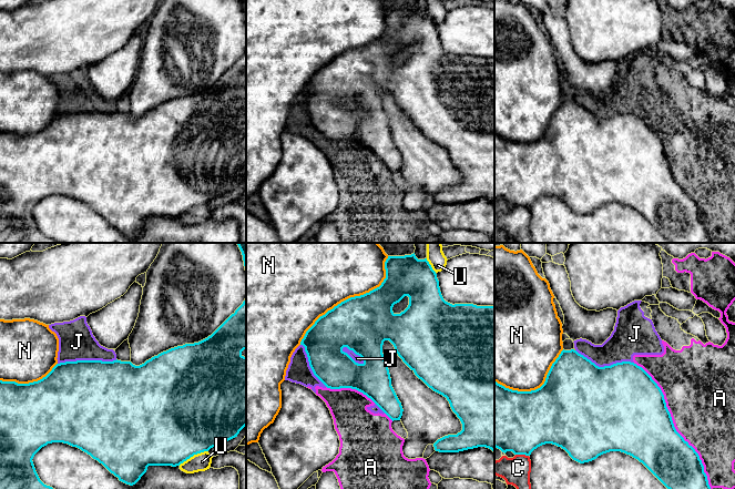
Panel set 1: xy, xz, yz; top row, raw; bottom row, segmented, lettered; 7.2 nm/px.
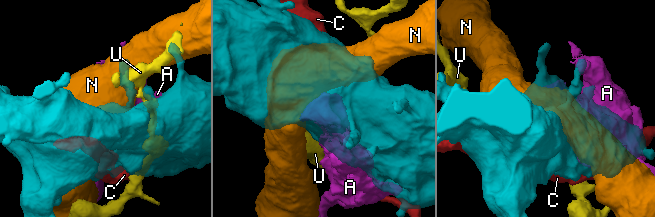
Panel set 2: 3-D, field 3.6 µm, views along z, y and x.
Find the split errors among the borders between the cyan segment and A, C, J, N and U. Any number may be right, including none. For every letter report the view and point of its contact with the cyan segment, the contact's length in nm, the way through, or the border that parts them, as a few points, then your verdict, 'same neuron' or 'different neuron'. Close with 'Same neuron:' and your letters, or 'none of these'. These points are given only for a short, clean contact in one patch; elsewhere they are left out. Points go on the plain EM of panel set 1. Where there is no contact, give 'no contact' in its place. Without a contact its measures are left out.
A: yz (673, 175) | 1050 nm | different neuron
C: yz (522, 205) | 100 nm | different neuron
J: xy (87, 112) | 440 nm | different neuron
N: xz (350, 49) | 900 nm | different neuron
U: xy (193, 206) | 240 nm | different neuron
Same neuron: none of these

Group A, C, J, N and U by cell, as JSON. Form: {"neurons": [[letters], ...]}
{"neurons": [["A", "J"], ["C"], ["N"], ["U"]]}

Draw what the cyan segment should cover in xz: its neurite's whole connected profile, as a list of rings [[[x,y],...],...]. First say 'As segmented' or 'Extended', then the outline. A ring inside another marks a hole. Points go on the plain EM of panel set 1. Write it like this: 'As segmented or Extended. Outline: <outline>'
As segmented. Outline: [[[415,4],[405,8],[388,8],[385,21],[386,30],[379,39],[341,53],[320,68],[306,83],[300,96],[305,99],[314,126],[327,140],[351,140],[363,144],[392,173],[400,172],[404,161],[391,137],[388,116],[382,105],[384,93],[389,92],[398,108],[415,126],[433,143],[447,150],[452,163],[462,175],[462,182],[457,186],[438,191],[433,195],[435,202],[459,204],[486,198],[494,204],[494,58],[452,57],[446,53],[441,47],[436,23],[427,10],[418,11]],[[405,48],[409,49],[408,59],[400,65],[395,65],[394,57]],[[344,99],[360,108],[364,114],[356,114],[343,102]]]

